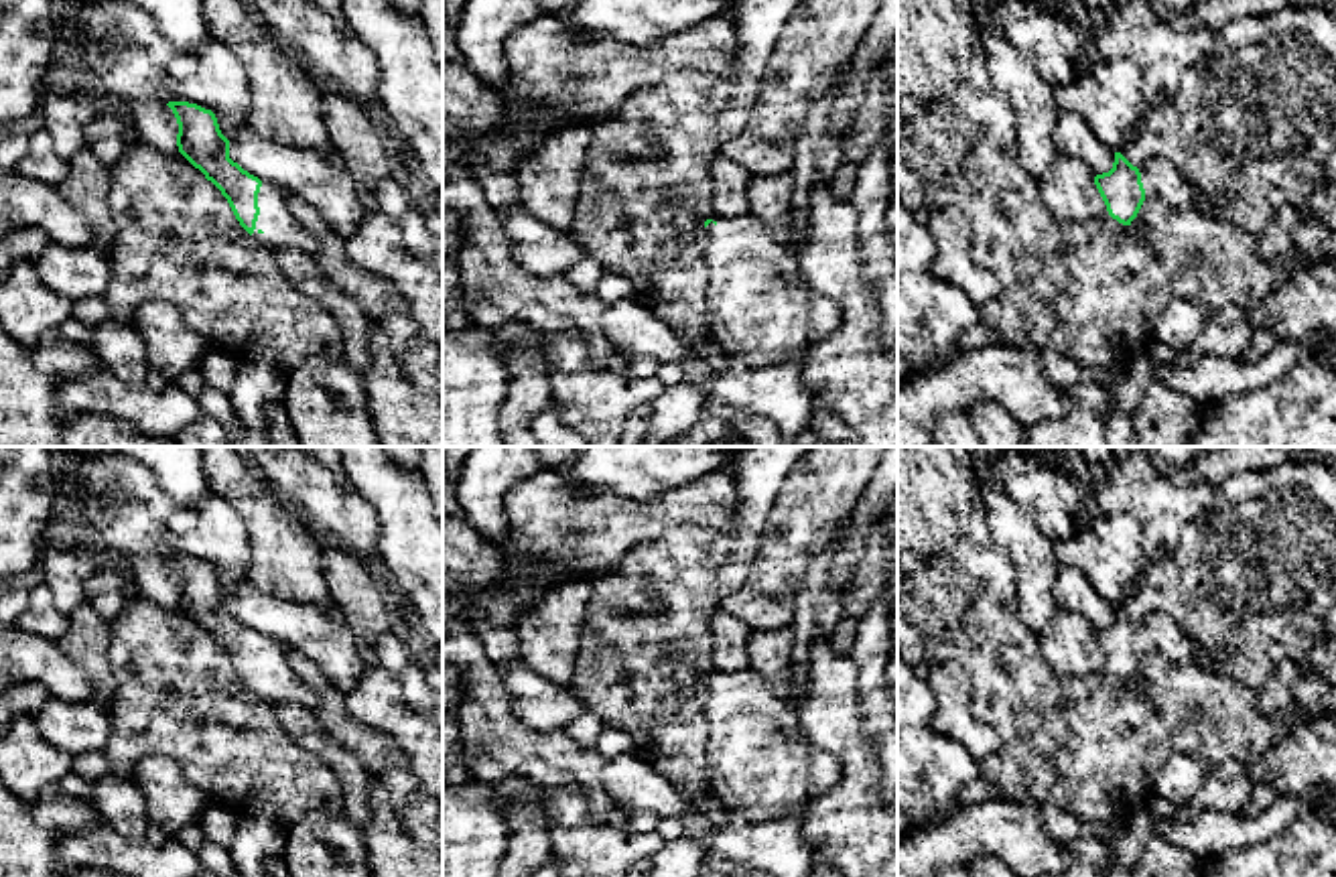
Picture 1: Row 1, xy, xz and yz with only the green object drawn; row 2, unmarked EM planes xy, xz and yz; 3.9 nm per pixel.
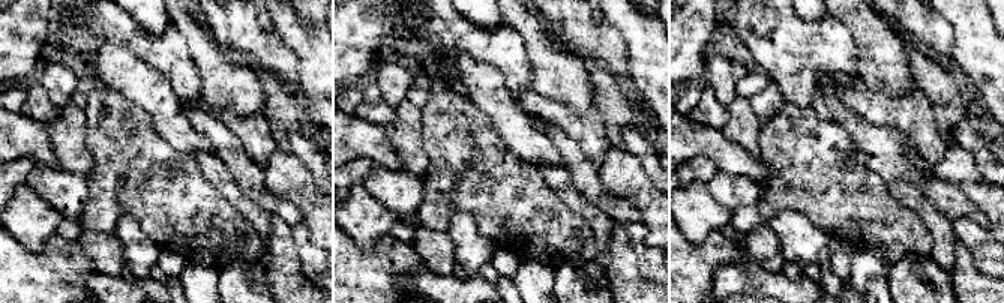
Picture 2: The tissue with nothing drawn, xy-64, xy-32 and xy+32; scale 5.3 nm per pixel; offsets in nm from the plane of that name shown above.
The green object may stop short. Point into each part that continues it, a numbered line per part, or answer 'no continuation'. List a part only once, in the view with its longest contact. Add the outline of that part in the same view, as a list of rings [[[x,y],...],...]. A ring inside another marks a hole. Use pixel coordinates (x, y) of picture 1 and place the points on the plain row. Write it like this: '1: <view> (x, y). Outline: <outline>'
1: xy (277, 675). Outline: [[[262,635],[258,648],[260,670],[252,692],[272,706],[303,706],[315,711],[319,694],[313,692],[292,666],[294,646]]]

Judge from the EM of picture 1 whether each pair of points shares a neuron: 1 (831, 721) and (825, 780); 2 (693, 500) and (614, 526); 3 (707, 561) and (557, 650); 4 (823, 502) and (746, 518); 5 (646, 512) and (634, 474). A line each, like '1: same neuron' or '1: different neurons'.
1: different neurons
2: same neuron
3: different neurons
4: different neurons
5: different neurons

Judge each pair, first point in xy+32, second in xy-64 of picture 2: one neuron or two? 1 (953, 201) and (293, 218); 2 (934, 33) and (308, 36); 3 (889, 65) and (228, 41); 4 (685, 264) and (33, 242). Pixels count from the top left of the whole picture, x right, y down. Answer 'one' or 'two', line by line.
1: one
2: two
3: two
4: two

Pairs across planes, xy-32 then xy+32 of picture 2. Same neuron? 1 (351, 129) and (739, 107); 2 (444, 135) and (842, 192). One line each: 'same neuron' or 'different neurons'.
1: different neurons
2: same neuron

